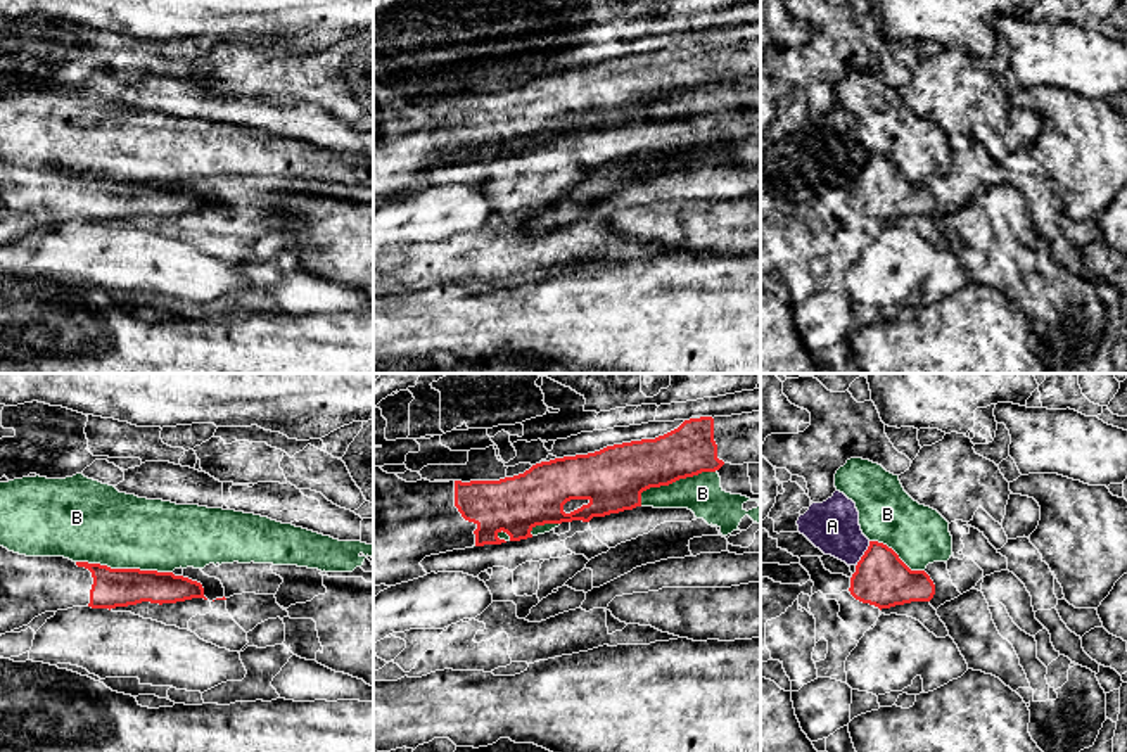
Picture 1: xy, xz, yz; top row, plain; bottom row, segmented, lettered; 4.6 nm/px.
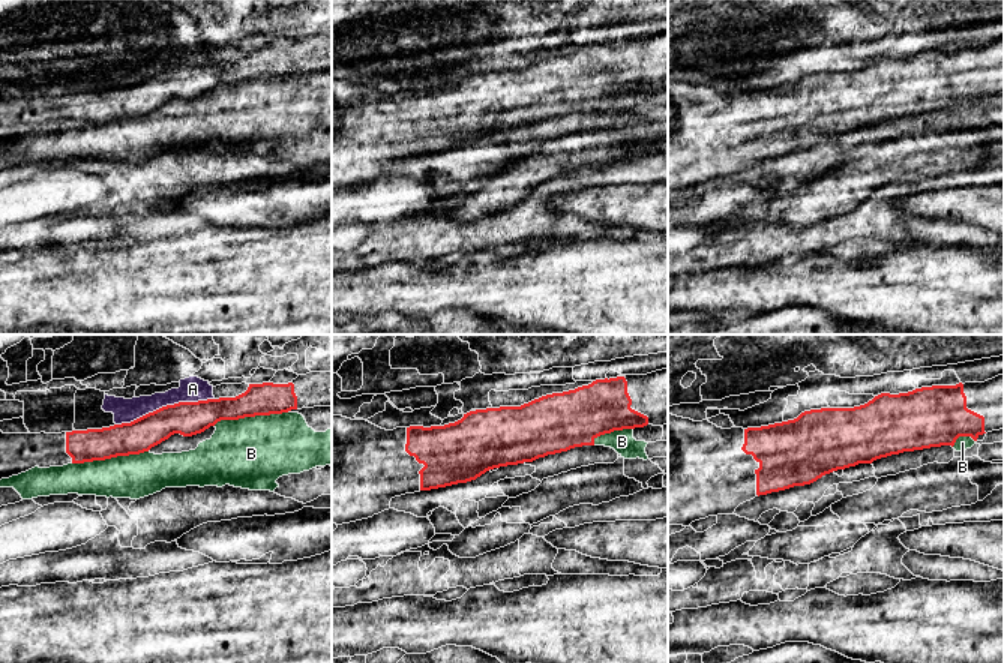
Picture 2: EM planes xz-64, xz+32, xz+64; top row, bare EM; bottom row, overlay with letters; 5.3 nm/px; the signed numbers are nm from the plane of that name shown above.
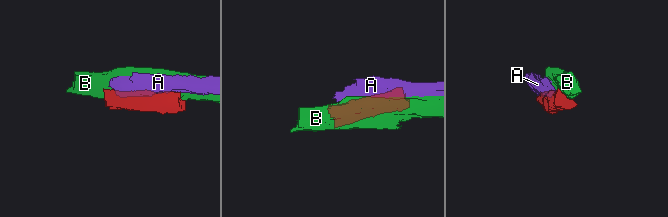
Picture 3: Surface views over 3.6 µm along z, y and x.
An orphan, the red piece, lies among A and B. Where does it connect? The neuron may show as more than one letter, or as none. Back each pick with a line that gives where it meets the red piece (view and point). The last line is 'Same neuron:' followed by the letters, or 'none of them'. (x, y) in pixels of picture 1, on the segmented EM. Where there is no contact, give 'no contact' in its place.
Same neuron: none of them

